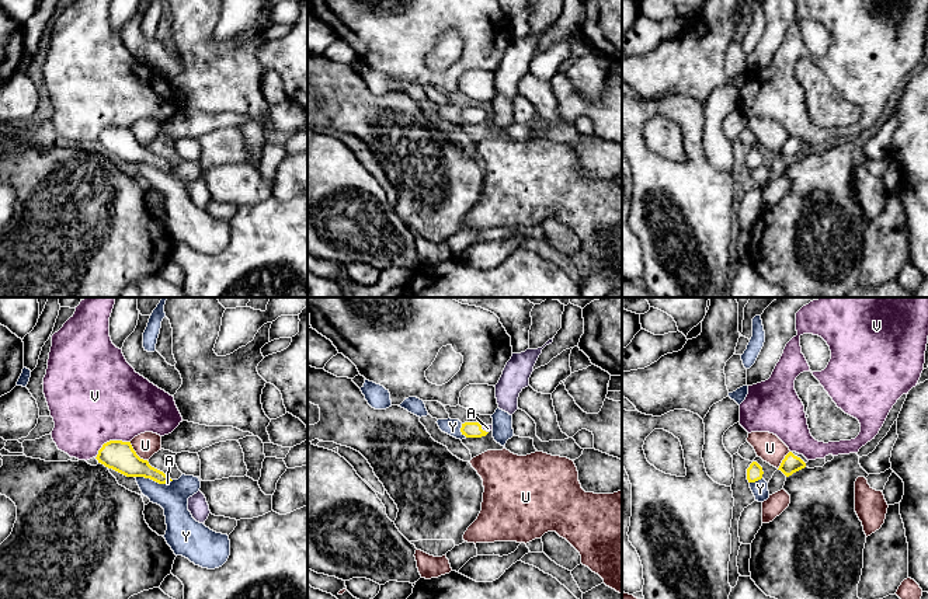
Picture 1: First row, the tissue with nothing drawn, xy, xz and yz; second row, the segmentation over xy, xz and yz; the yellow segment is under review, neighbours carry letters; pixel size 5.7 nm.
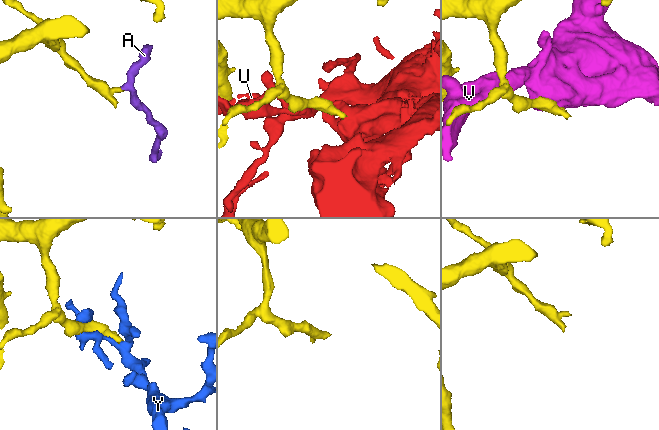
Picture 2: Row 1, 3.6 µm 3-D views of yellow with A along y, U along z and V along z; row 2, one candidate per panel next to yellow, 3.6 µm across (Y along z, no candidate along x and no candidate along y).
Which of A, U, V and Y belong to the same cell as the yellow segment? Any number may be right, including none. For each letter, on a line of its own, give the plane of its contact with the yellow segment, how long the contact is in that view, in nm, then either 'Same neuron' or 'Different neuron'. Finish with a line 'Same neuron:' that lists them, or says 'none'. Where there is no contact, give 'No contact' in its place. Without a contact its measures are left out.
A: Touches yellow in xz. Shared border 80 nm. Same neuron
U: Touches yellow in xy. Shared border 160 nm. Different neuron
V: Touches yellow in xy. Shared border 220 nm. Different neuron
Y: Touches yellow in xy. Shared border 180 nm. Different neuron
Same neuron: A

